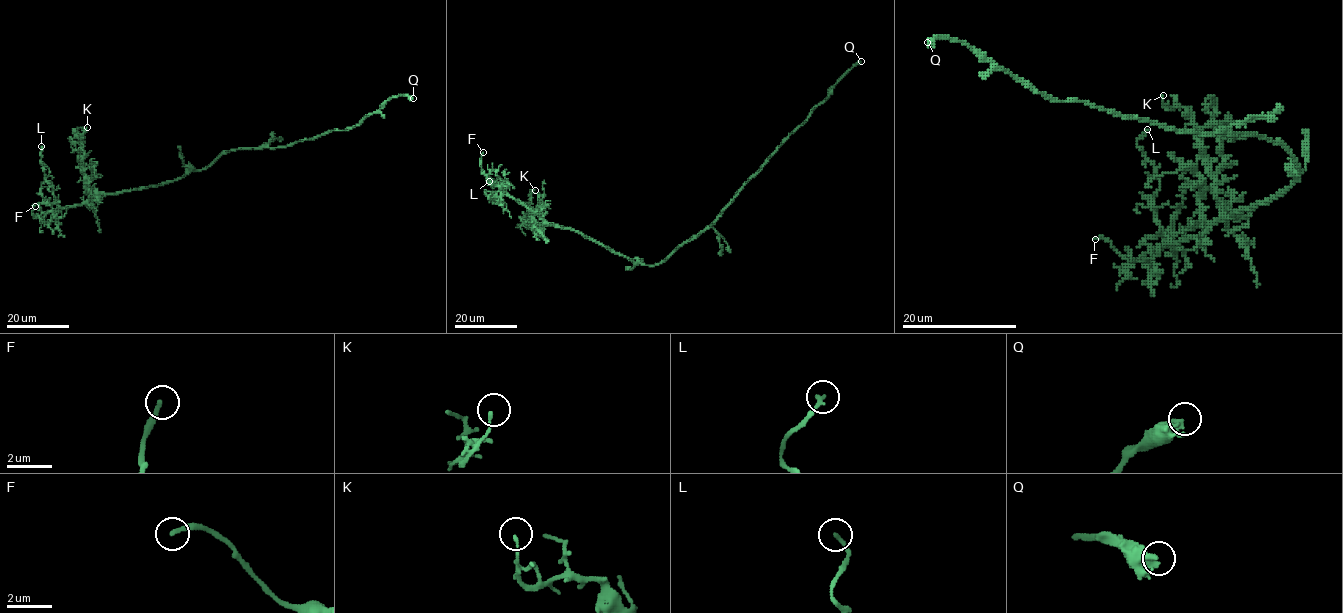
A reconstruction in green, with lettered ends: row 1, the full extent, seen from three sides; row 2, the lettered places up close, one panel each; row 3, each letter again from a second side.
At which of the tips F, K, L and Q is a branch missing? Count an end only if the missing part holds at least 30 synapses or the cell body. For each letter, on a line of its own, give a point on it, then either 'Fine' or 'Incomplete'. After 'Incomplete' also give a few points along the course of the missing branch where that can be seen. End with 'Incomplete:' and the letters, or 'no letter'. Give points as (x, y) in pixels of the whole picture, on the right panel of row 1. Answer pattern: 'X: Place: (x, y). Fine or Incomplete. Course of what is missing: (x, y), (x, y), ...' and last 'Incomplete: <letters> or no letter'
F: Place: (1095, 239). Fine
K: Place: (1163, 95). Fine
L: Place: (1147, 129). Fine
Q: Place: (927, 42). Incomplete. Course of what is missing: (927, 42), (929, 45), (923, 48), (917, 45), (913, 26), (916, 6)
Incomplete: Q

